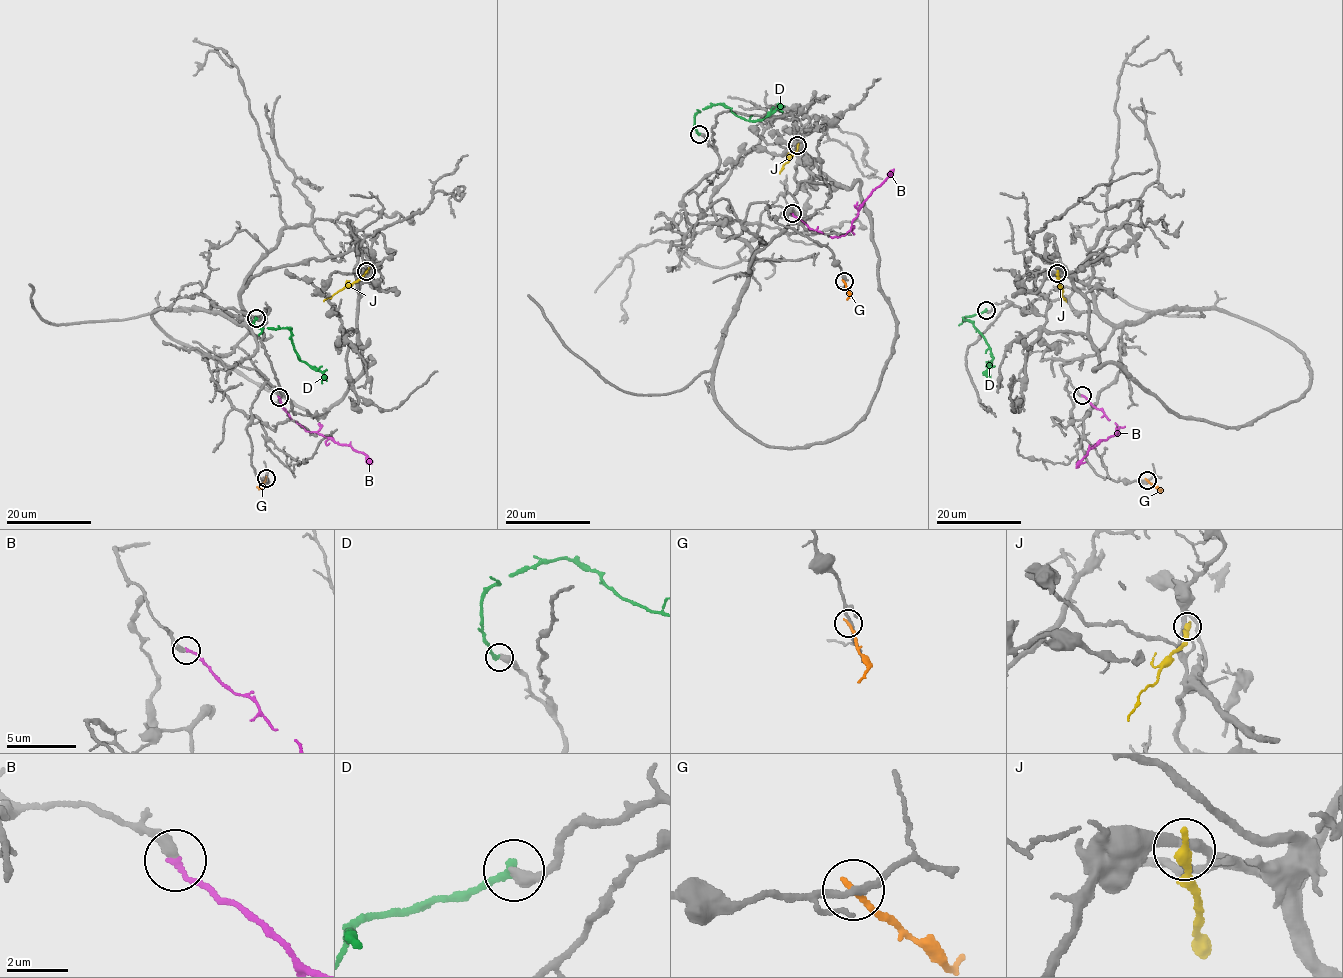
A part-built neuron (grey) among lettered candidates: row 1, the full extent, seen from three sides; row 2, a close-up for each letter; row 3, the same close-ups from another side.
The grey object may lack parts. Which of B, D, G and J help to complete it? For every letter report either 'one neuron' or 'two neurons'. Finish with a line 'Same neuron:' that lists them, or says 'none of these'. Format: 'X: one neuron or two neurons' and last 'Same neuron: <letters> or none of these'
B: one neuron
D: one neuron
G: two neurons
J: two neurons
Same neuron: B, D

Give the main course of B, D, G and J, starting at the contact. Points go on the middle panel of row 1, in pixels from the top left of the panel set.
B: (791, 214), (811, 229), (830, 237), (840, 237), (851, 228), (857, 208), (893, 169)
D: (699, 134), (694, 116), (703, 109), (722, 104), (747, 120), (760, 120), (778, 108), (783, 112)
G: (844, 281), (849, 296), (846, 299)
J: (797, 144), (780, 173)

